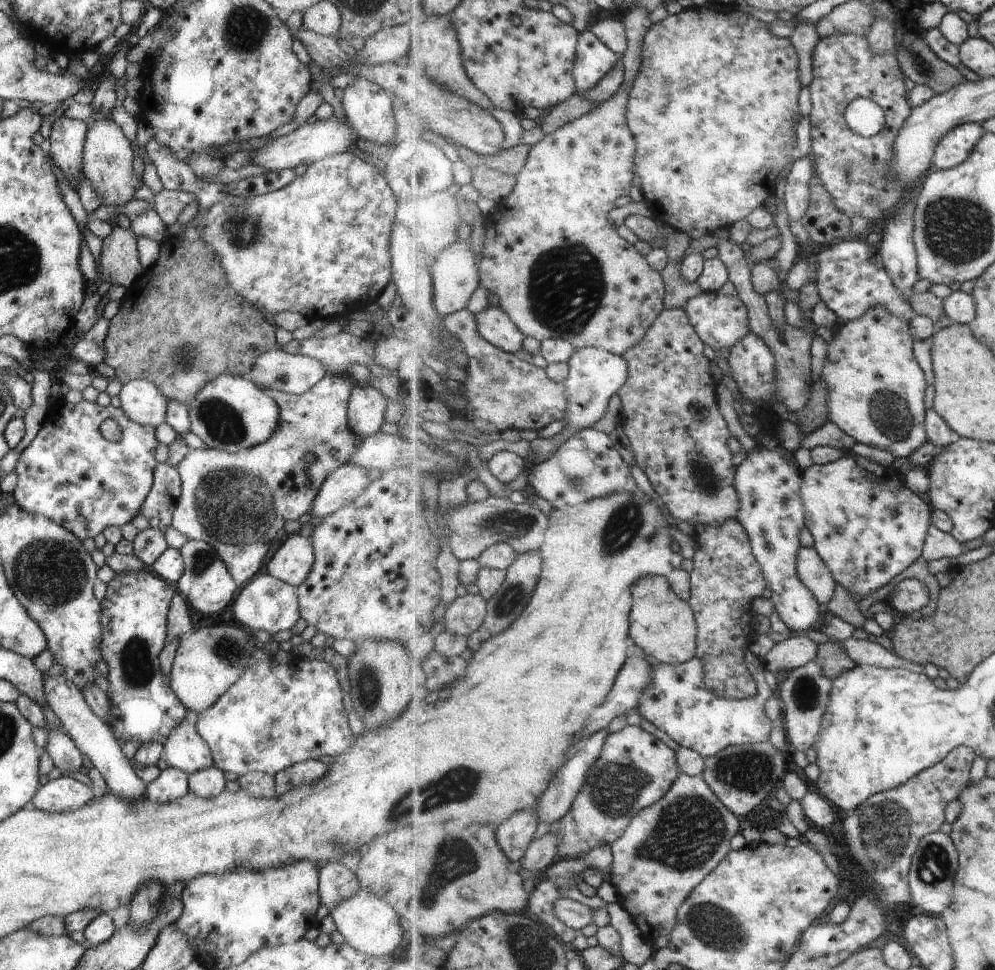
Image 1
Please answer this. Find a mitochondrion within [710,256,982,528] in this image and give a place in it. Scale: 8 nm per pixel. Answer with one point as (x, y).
(889, 411)

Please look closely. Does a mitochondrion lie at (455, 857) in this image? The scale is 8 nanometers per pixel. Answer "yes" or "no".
yes

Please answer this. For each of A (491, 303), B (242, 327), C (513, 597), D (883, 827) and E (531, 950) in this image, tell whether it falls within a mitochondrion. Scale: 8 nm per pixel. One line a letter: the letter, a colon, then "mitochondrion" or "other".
A: other
B: other
C: mitochondrion
D: mitochondrion
E: mitochondrion

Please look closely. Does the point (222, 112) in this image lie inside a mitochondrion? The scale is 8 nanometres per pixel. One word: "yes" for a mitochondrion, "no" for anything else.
no

